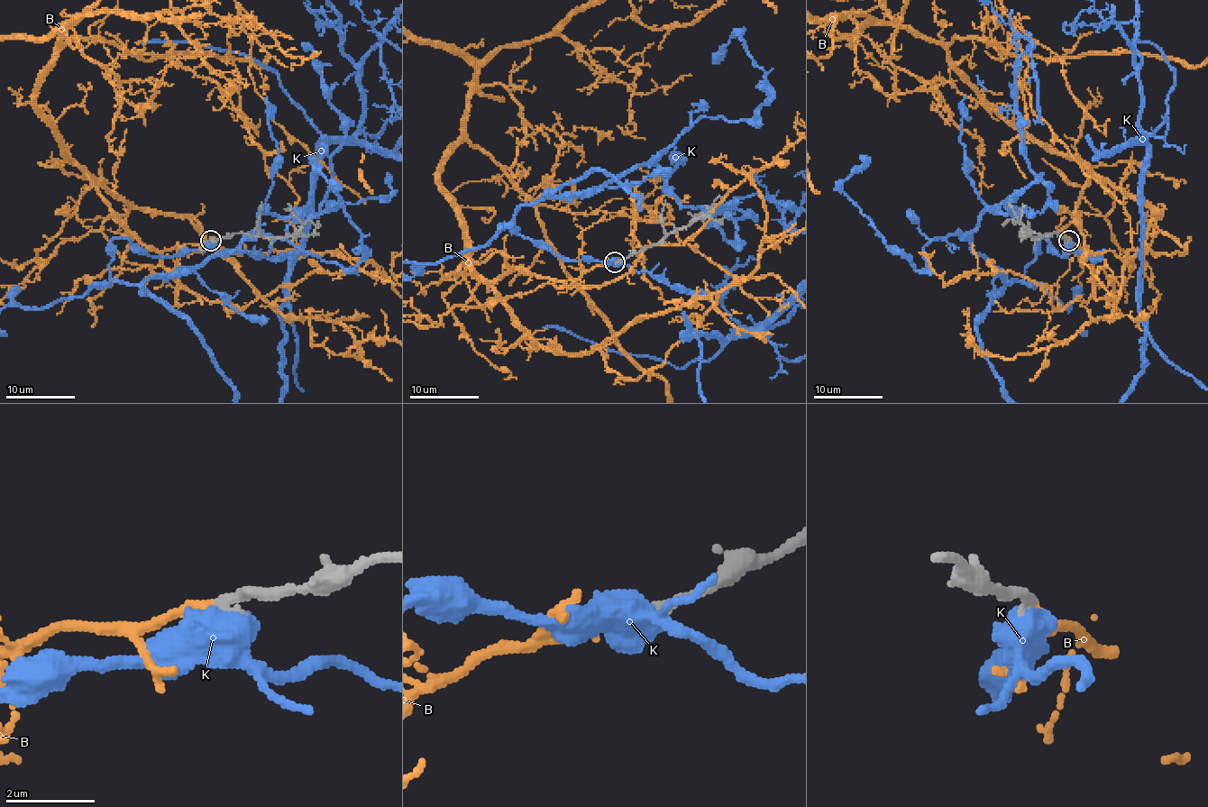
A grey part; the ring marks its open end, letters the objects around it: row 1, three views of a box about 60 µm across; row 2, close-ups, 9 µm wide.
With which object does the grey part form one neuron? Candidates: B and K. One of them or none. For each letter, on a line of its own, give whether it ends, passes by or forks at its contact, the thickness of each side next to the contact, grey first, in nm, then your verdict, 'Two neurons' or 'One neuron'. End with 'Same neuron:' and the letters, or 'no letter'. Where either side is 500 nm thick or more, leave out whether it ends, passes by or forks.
B: It ends there. Thickness 280 nm (grey) against 200 nm. One neuron
K: Thickness 280 nm (grey) against 800 nm. Two neurons
Same neuron: B

